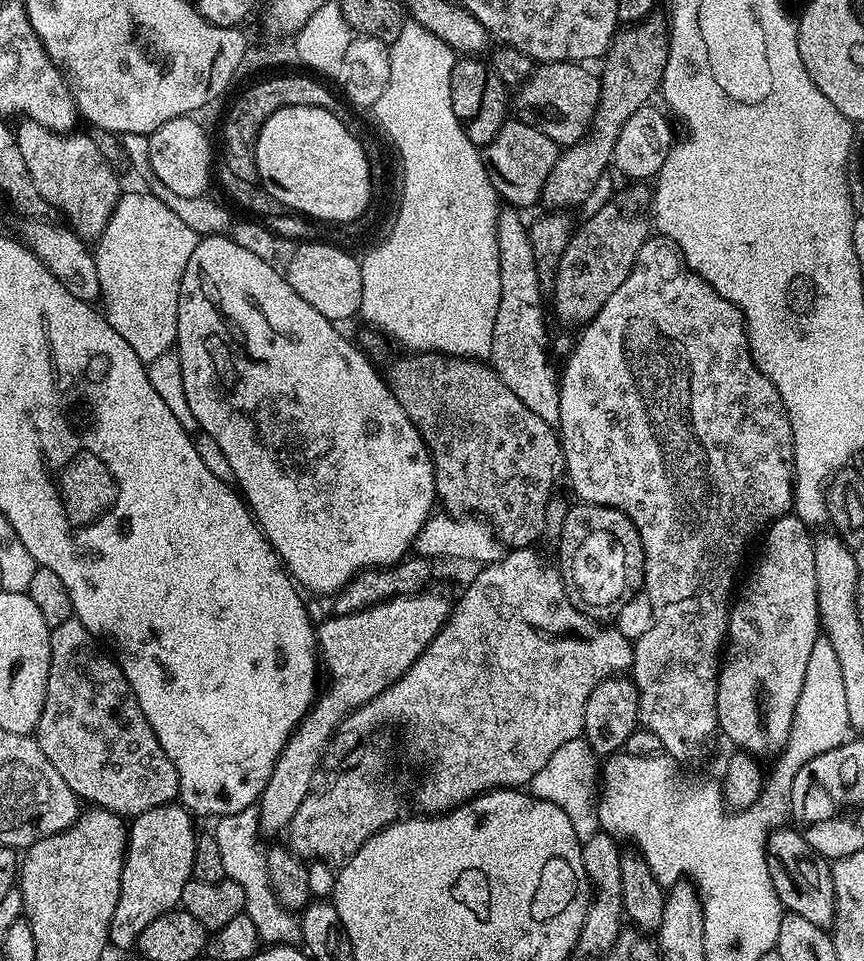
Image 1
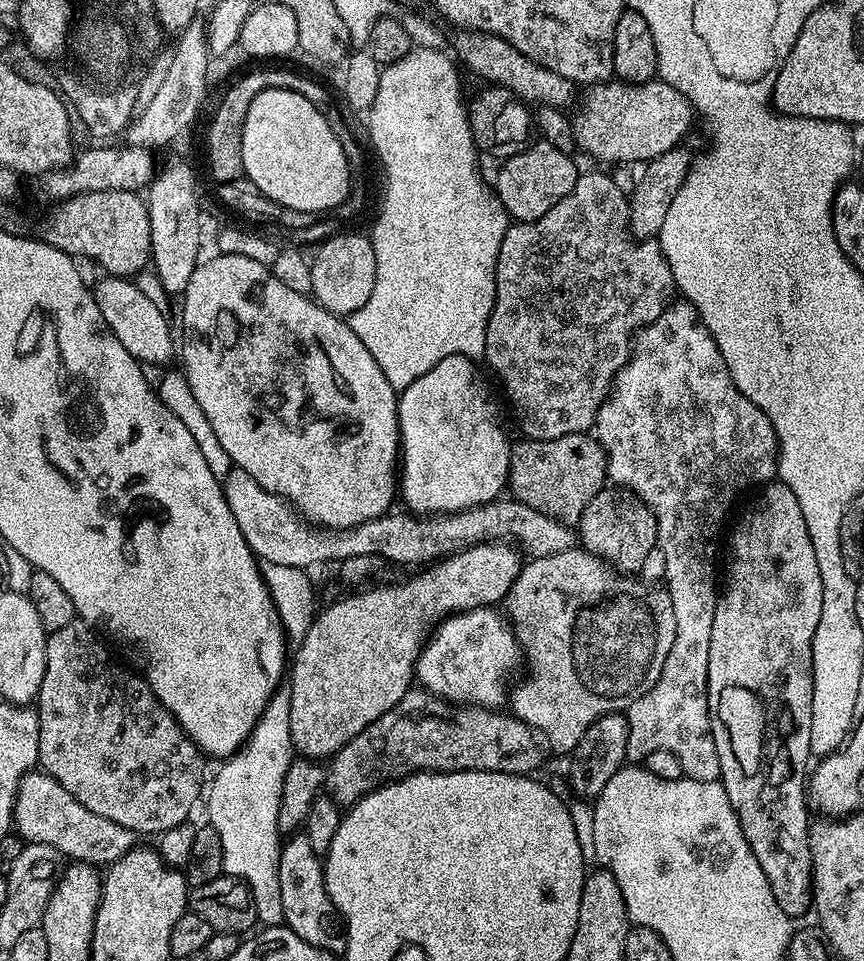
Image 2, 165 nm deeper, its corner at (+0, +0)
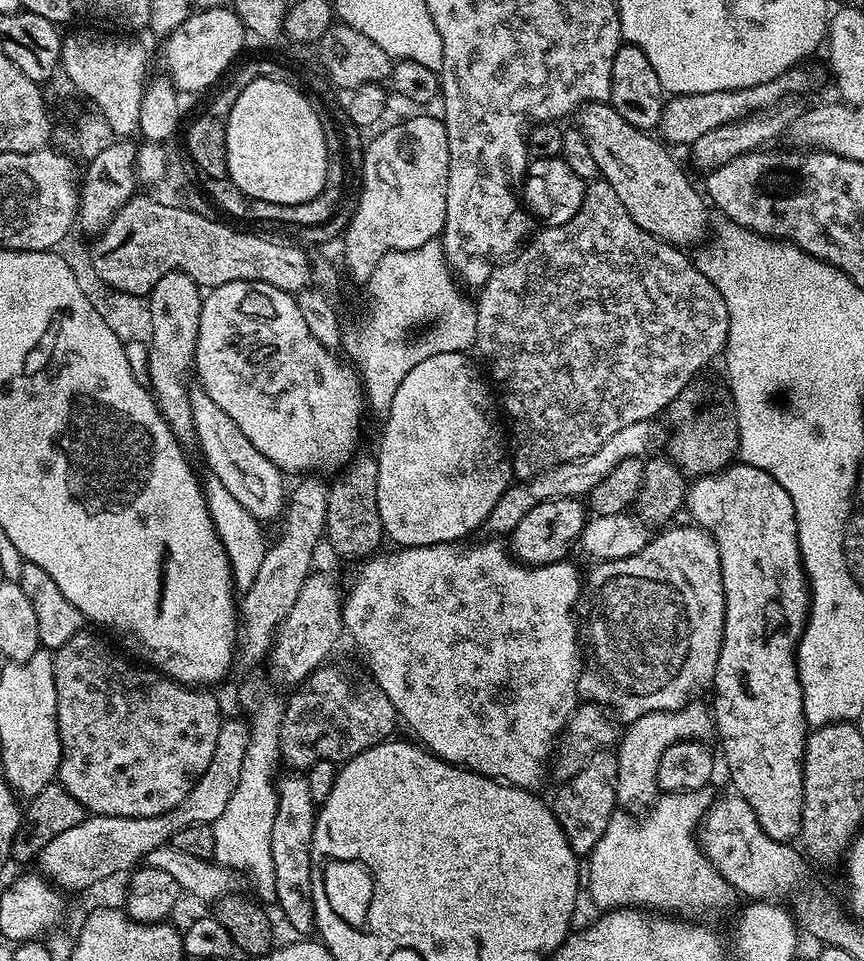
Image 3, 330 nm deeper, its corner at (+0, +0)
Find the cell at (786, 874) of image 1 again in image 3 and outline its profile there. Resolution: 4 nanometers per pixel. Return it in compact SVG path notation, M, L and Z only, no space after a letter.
M733 462L728 467L717 472L715 476L697 476L686 488L686 512L692 515L691 523L697 528L704 529L712 535L718 546L718 558L722 570L722 590L724 591L724 641L722 650L718 654L718 666L712 679L711 691L716 691L716 697L710 700L710 707L714 717L714 732L720 736L720 748L724 751L724 760L728 763L728 772L732 775L731 786L734 792L749 803L751 810L757 815L758 825L772 839L792 842L799 837L800 823L802 822L802 778L804 777L804 744L808 741L810 731L804 720L804 699L800 675L796 669L796 646L800 636L804 633L804 626L808 622L808 606L810 593L808 579L802 566L800 547L798 546L798 526L794 514L794 502L778 482L766 470L758 470L758 466L750 466L743 462Z

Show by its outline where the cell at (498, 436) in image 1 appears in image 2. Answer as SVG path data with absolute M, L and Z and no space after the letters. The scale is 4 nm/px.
M575 432L574 434L566 434L562 438L557 440L529 440L527 438L521 439L521 444L518 442L512 444L512 457L510 458L510 466L512 471L510 473L510 492L515 499L520 503L530 506L534 510L538 510L542 514L546 514L550 518L560 520L563 524L572 526L579 521L582 510L586 510L586 506L590 506L590 500L594 498L594 494L598 494L606 487L606 481L608 480L608 459L604 453L604 447L600 444L600 441L593 438L591 435L583 432Z

